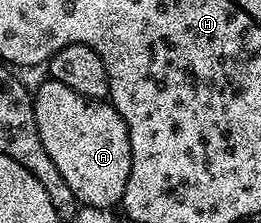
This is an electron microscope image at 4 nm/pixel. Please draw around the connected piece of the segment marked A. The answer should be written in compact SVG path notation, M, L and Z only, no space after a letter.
M45 80L33 94L33 111L39 140L78 203L82 207L116 207L127 188L127 176L131 176L131 140L115 107L105 100L79 96L67 84Z

